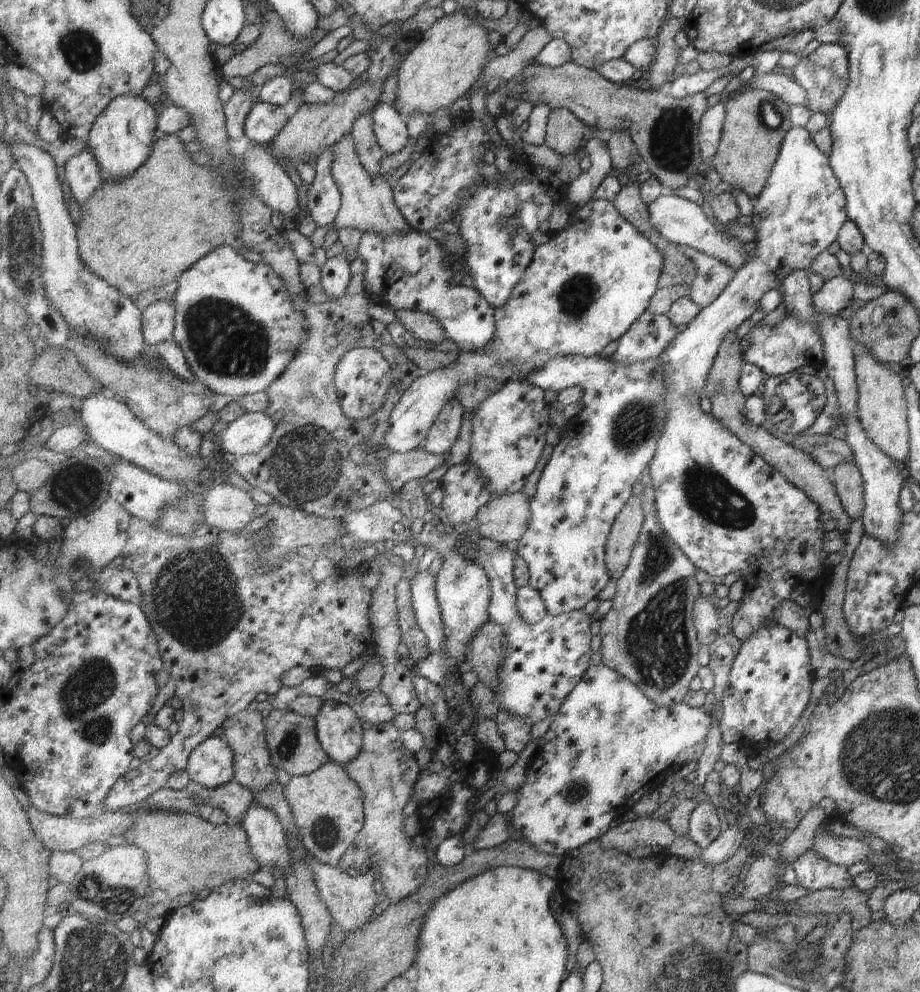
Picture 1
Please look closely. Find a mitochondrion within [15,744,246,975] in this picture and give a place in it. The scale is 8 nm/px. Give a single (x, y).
(101, 890)

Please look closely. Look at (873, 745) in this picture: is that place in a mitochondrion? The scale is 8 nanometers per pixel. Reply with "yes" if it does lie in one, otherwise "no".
yes

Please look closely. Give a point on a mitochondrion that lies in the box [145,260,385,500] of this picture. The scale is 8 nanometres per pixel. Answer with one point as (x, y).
(225, 341)

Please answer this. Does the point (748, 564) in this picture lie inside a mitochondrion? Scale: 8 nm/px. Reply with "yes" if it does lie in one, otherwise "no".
no

